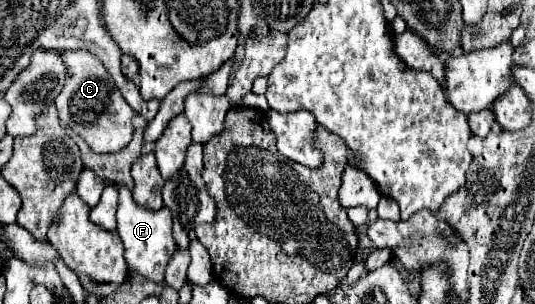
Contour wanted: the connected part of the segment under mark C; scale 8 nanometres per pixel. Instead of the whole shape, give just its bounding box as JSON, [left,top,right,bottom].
[56,51,134,155]

